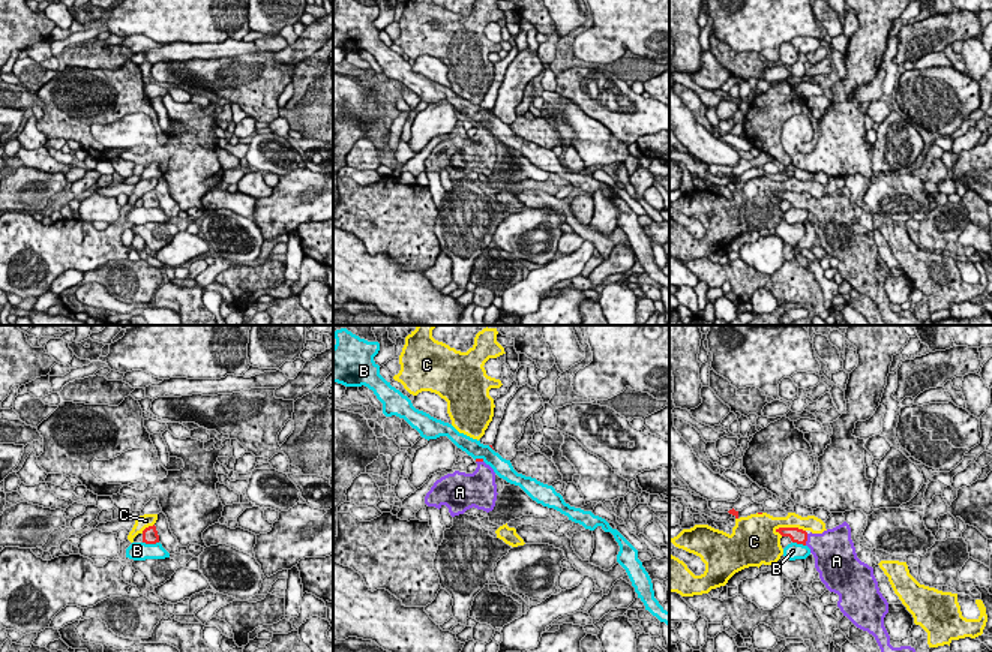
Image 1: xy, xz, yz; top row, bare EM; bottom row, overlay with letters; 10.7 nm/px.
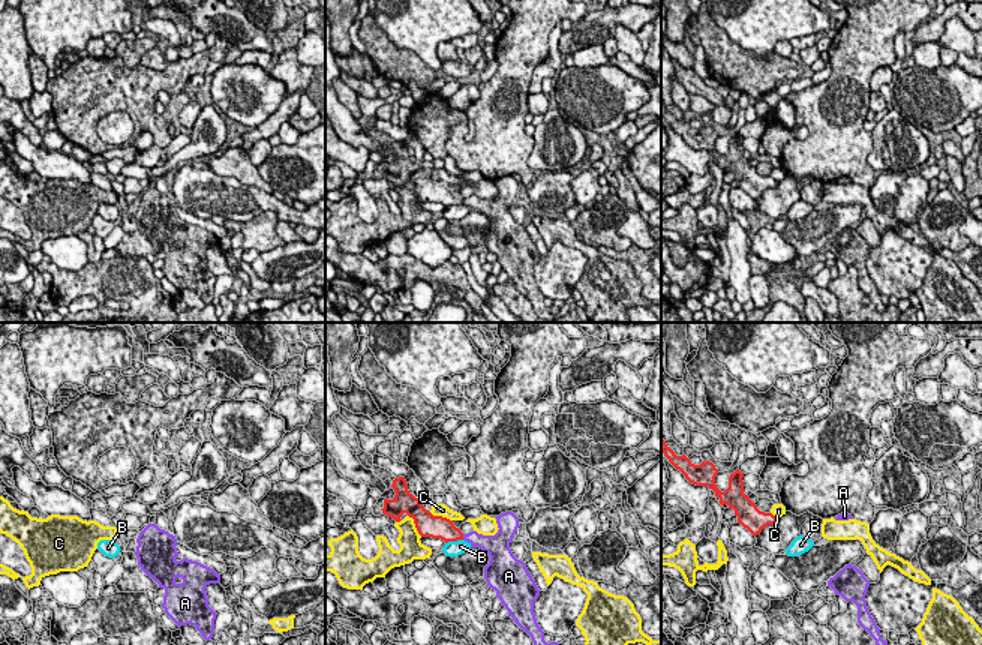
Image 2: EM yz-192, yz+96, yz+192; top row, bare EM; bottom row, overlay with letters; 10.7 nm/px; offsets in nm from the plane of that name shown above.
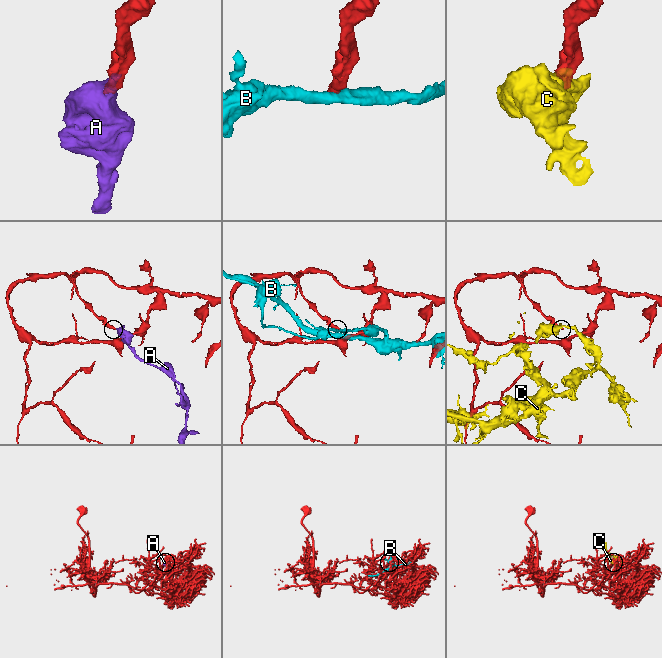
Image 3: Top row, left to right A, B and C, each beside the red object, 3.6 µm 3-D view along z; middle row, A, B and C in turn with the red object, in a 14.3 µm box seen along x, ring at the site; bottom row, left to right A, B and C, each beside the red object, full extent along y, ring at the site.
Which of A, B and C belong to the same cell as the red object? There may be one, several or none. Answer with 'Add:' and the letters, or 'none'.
Add: A

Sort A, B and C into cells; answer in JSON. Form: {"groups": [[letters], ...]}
{"groups": [["A"], ["B"], ["C"]]}

